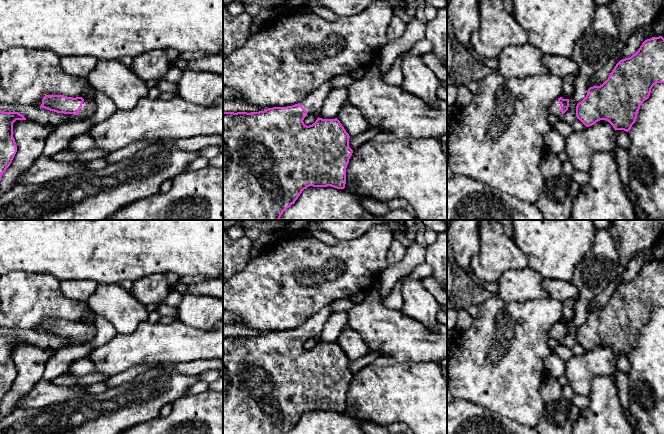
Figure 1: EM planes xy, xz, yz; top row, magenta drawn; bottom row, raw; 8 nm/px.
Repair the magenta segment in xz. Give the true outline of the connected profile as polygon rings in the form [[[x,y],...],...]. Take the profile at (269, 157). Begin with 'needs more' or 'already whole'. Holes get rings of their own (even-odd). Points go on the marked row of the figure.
needs more; [[[330,81],[322,84],[300,103],[287,107],[273,107],[259,112],[224,112],[223,111],[223,220],[279,220],[283,212],[298,199],[304,189],[309,186],[344,189],[346,184],[346,168],[353,150],[349,147],[349,134],[340,121],[335,119],[317,120],[312,125],[305,125],[306,116],[318,114],[327,96],[333,90]]]

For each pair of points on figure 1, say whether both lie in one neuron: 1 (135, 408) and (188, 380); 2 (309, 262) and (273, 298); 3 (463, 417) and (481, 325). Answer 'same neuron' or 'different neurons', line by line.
1: same neuron
2: same neuron
3: different neurons

